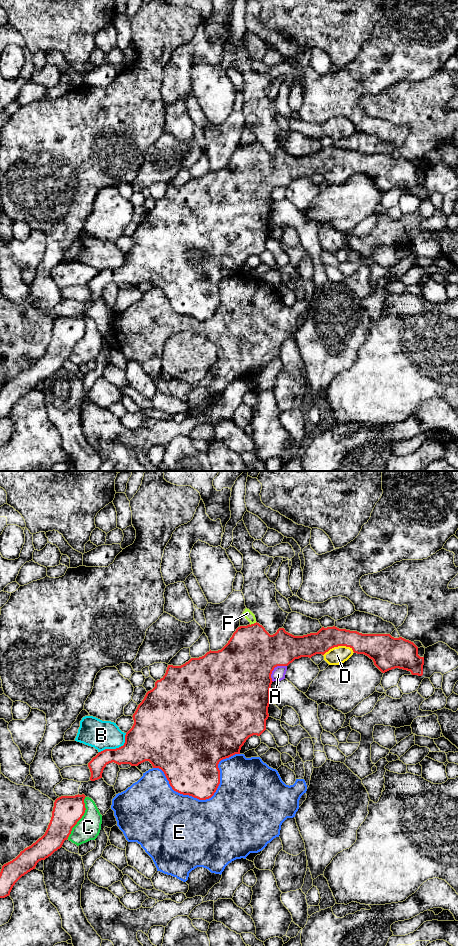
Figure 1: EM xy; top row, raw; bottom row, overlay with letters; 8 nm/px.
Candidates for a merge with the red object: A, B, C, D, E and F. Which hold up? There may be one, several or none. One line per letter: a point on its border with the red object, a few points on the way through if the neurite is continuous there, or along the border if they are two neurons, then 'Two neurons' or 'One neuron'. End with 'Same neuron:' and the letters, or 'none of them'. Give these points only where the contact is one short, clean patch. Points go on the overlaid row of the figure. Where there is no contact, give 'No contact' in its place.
A: Touches red at xy (273, 669). Two neurons
B: Touches red at xy (116, 748). Two neurons
C: Touches red at xy (81, 817). Boundary: xy (85, 796), (84, 814), (72, 828), (67, 838). Two neurons
D: Touches red at xy (338, 645). Two neurons
E: Touches red at xy (205, 799). Two neurons
F: Touches red at xy (252, 624). Two neurons
Same neuron: none of them

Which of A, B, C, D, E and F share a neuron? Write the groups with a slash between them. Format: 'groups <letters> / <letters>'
groups A F / B / C / D / E

